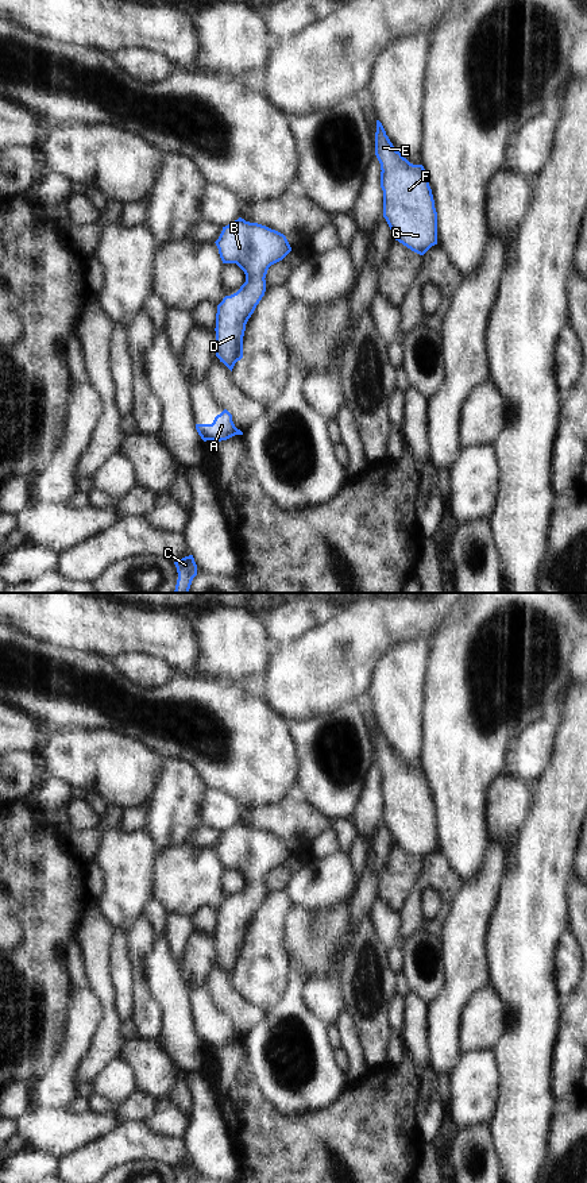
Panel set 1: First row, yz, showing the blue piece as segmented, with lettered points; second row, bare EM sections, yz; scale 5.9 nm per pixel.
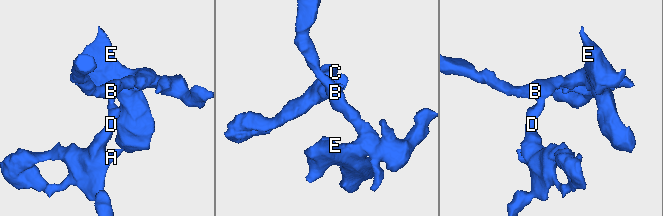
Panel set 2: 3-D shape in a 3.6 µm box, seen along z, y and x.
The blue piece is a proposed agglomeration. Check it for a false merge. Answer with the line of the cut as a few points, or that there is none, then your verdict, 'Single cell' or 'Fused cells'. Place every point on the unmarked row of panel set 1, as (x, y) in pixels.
No split. Single cell.

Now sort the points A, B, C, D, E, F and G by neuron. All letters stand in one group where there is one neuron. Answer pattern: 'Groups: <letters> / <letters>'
Groups: A B C D E F G.

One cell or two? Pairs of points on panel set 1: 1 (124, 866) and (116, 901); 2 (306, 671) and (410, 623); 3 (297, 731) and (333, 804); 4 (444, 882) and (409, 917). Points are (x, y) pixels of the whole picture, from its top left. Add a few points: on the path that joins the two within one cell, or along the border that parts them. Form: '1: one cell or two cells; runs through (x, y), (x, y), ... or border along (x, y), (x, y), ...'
1: one cell; runs through (124, 874), (124, 893)
2: one cell; runs through (332, 663), (365, 631), (385, 623)
3: one cell; runs through (308, 748), (311, 762), (329, 786)
4: one cell; runs through (431, 882), (425, 882), (416, 891), (412, 904)

